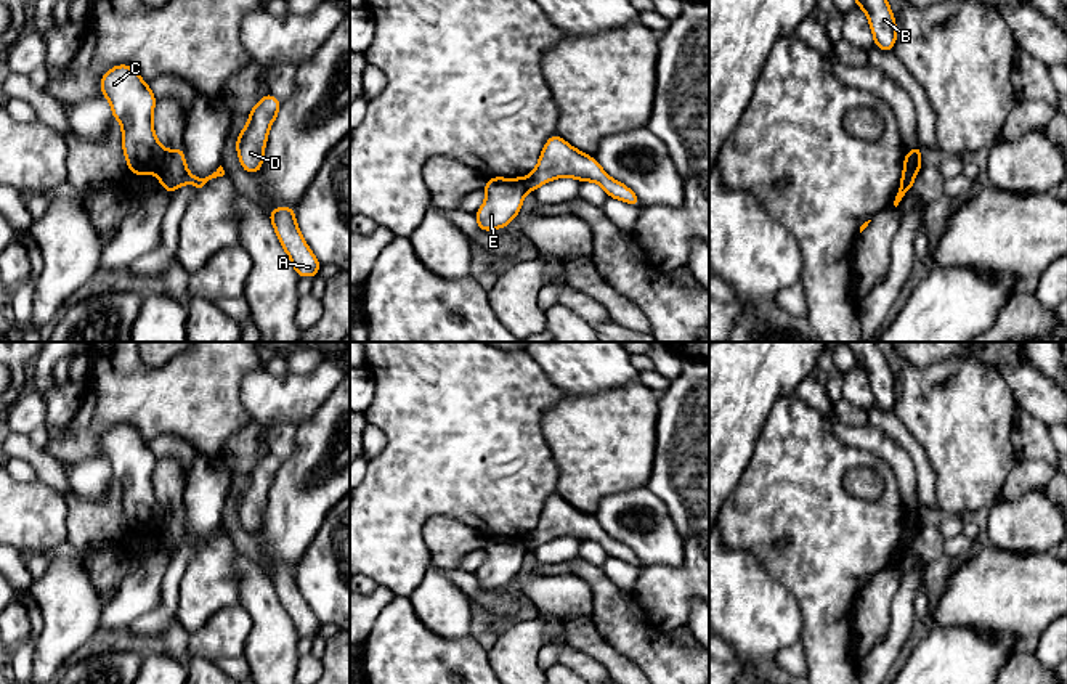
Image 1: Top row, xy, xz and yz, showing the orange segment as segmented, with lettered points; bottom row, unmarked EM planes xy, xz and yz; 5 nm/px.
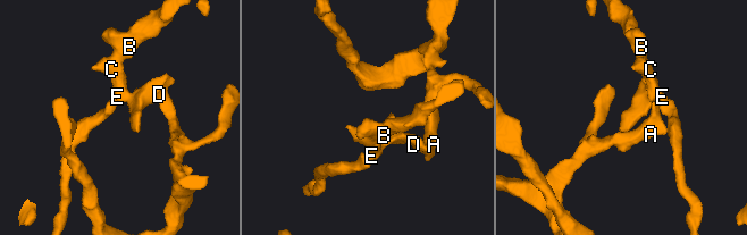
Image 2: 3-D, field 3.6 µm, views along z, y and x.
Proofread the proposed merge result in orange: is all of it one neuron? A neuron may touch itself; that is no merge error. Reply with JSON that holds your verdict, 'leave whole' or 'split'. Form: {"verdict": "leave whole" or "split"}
{"verdict": "split"}

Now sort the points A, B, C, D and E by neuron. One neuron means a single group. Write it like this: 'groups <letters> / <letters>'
groups A D / B C E

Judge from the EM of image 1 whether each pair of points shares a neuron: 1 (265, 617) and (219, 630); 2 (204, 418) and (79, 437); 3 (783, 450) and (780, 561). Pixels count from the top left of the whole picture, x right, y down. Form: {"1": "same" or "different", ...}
{"1": "different", "2": "same", "3": "same"}

